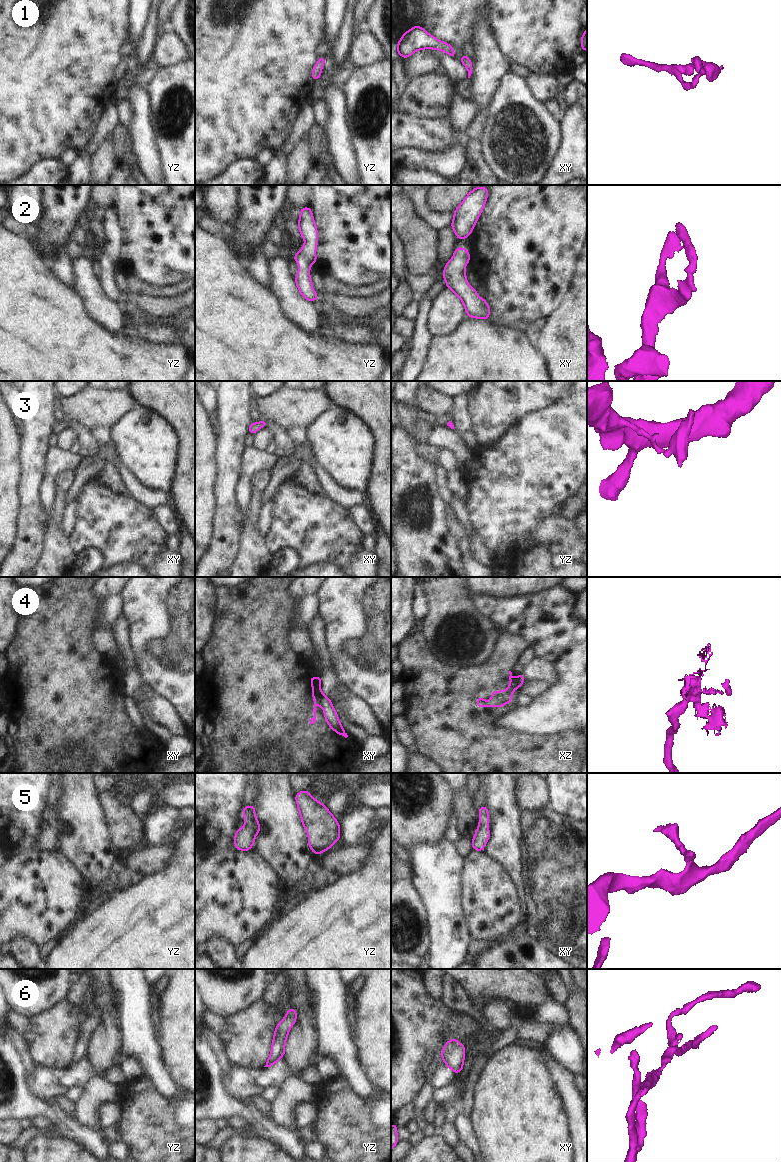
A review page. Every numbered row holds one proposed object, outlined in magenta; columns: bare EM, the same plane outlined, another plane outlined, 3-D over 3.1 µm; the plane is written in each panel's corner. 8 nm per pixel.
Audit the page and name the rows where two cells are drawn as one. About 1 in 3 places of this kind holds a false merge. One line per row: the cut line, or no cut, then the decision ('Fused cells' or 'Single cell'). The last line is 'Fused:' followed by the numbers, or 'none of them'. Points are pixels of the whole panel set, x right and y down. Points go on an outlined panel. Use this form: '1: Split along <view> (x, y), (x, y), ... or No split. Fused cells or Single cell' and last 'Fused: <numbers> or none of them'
1: No split. Single cell
2: No split. Single cell
3: No split. Single cell
4: Split along xy (325, 696), (319, 703). Fused cells
5: No split. Single cell
6: No split. Single cell
Fused: 4.

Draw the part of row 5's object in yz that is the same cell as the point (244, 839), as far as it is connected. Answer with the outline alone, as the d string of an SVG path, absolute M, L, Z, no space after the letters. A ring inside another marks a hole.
M254 805L244 807L242 812L245 824L236 831L234 843L237 850L249 851L260 831L260 823L257 821Z

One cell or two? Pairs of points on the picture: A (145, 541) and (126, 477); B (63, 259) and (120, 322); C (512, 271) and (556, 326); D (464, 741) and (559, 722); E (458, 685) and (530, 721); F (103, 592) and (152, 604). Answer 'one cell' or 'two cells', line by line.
A: two cells
B: two cells
C: two cells
D: two cells
E: two cells
F: two cells

